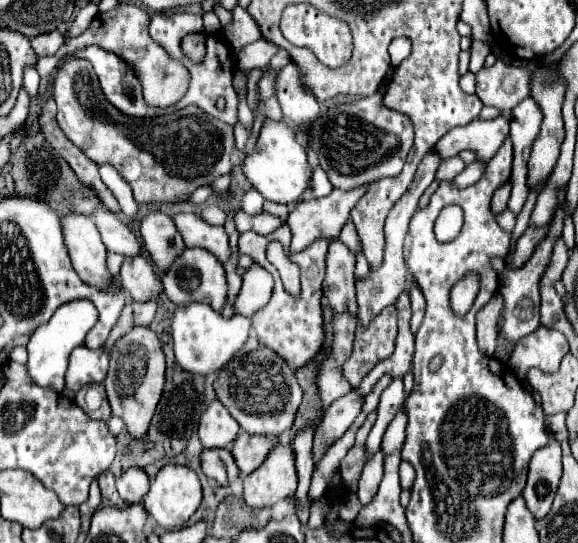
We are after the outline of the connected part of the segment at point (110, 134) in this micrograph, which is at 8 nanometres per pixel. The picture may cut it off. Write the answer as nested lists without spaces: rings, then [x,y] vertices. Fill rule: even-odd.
[[[68,59],[54,77],[52,97],[58,103],[58,123],[66,137],[80,147],[86,157],[96,165],[112,165],[132,187],[136,203],[174,203],[178,195],[190,195],[202,185],[212,183],[214,179],[228,175],[232,171],[230,155],[234,151],[234,127],[224,125],[220,119],[210,117],[200,107],[184,107],[170,115],[136,119],[120,113],[102,93],[98,77],[92,69],[92,63],[86,59]]]

